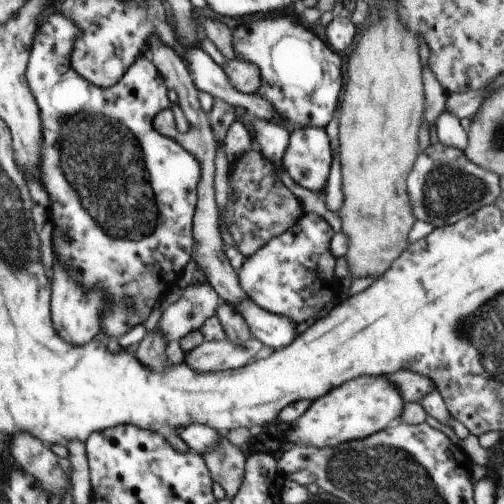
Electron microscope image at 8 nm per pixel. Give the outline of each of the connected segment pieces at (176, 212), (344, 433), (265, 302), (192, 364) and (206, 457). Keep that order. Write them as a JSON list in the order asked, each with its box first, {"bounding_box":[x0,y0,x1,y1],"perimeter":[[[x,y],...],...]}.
[{"bounding_box":[25,12,200,339],"perimeter":[[[50,12],[46,22],[39,26],[35,38],[33,38],[33,46],[29,50],[29,60],[26,62],[25,80],[36,102],[40,118],[41,138],[38,148],[40,177],[38,179],[51,198],[53,254],[68,269],[70,276],[79,287],[89,291],[106,293],[108,303],[100,314],[100,330],[108,338],[117,339],[121,334],[129,332],[131,328],[141,328],[141,324],[145,324],[145,320],[149,320],[149,316],[153,316],[153,308],[157,308],[157,304],[161,304],[168,293],[181,288],[181,280],[185,280],[185,272],[189,272],[189,264],[193,264],[193,251],[196,250],[196,240],[193,240],[193,219],[196,216],[200,163],[195,157],[189,155],[175,139],[161,135],[152,125],[153,116],[160,110],[169,108],[173,113],[178,132],[188,131],[188,121],[185,120],[183,110],[177,103],[171,103],[167,99],[167,86],[152,61],[143,56],[137,57],[133,64],[128,66],[122,77],[109,88],[96,87],[81,78],[71,67],[72,44],[79,35],[80,31],[76,26],[73,26],[72,22],[69,22],[68,18],[62,14]]]},{"bounding_box":[284,376,403,447],"perimeter":[[[361,376],[341,388],[333,388],[329,396],[313,400],[295,423],[291,423],[284,434],[288,442],[299,443],[306,447],[334,447],[338,444],[359,440],[395,423],[403,406],[403,397],[381,376]]]},{"bounding_box":[236,212,336,325],"perimeter":[[[303,212],[295,224],[244,259],[236,274],[238,285],[260,309],[284,316],[295,325],[312,322],[325,308],[325,304],[319,304],[319,286],[313,286],[313,278],[325,284],[333,280],[336,258],[329,252],[329,238],[333,234],[323,218]]]},{"bounding_box":[183,336,263,373],"perimeter":[[[253,336],[242,345],[233,344],[227,338],[203,341],[184,353],[183,363],[196,373],[214,373],[236,369],[246,365],[263,345]]]},{"bounding_box":[199,435,246,500],"perimeter":[[[221,435],[214,447],[202,450],[199,455],[207,465],[213,482],[223,489],[227,500],[232,500],[244,480],[246,458],[239,447],[231,445],[225,435]]]}]

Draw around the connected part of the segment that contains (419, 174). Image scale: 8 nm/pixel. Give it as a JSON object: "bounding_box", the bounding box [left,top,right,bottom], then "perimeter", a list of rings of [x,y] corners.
{"bounding_box":[408,143,502,228],"perimeter":[[[441,143],[428,145],[419,156],[408,175],[408,199],[412,215],[416,220],[431,224],[433,228],[458,223],[462,218],[473,214],[481,207],[493,204],[502,190],[499,189],[499,175],[473,164],[456,148]]]}

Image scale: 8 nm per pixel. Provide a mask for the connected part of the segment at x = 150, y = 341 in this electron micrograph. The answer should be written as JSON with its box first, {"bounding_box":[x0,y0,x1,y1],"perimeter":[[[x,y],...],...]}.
{"bounding_box":[133,327,168,373],"perimeter":[[[155,327],[153,332],[144,335],[133,354],[146,369],[162,373],[168,363],[165,354],[166,344],[167,341],[163,340],[161,333]]]}

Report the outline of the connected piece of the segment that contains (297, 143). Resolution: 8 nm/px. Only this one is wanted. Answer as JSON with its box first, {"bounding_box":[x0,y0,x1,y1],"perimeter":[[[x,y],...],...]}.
{"bounding_box":[281,127,331,194],"perimeter":[[[323,127],[293,128],[281,166],[293,182],[319,194],[331,164],[329,140]]]}

